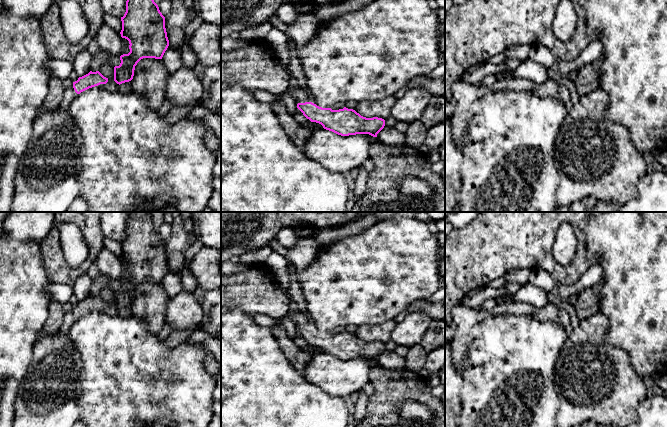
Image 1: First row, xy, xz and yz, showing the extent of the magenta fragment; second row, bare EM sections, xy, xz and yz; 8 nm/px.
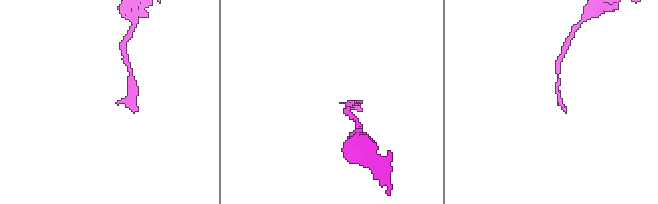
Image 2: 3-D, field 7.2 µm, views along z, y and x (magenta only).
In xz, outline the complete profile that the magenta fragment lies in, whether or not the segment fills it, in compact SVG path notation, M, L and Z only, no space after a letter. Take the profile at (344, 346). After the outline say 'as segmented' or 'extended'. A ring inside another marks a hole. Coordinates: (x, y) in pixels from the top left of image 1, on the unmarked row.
M289 311L286 315L298 328L297 332L311 346L319 347L324 353L341 360L369 358L377 361L384 352L385 344L378 341L366 342L353 333L344 331L339 334L322 332L312 327L306 312Z; extended

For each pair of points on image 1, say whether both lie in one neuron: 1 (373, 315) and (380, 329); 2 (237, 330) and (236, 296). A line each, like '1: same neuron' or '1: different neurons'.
1: different neurons
2: different neurons

